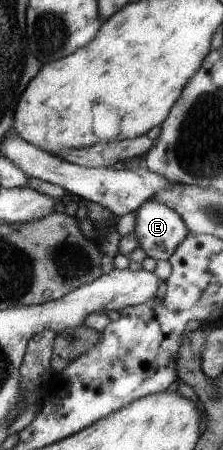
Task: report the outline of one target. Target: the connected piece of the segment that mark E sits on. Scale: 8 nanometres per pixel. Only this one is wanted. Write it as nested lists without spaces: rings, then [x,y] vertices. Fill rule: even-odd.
[[[154,199],[145,201],[136,211],[134,233],[139,247],[148,257],[169,260],[190,231],[183,216]]]

